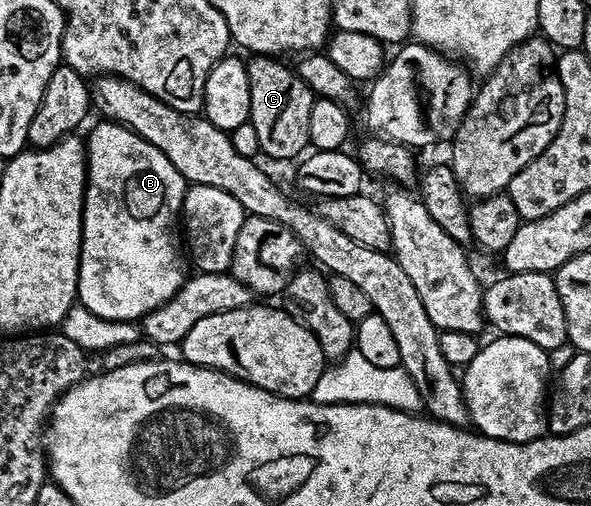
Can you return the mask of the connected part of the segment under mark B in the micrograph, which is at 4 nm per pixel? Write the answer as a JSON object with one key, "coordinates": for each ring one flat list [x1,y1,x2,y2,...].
{"coordinates":[[100,120,97,123,97,126,89,132,88,138,86,137,88,184,84,188,84,231,80,237,80,275,76,293,79,305,90,308,94,316,102,316,106,320,118,320,119,322,136,322,143,319,144,315,150,313,154,308,161,306,166,300,173,298,179,292,180,285,183,284,186,277,184,262,180,259,179,248,176,247,176,234,172,231,172,225,175,222,177,225,178,215,184,209,186,183,178,172,178,168,174,168,174,164,170,164,170,160,166,160,166,156,162,156,162,152,154,148,154,144,142,140,142,136,135,134,129,126,107,120]]}

